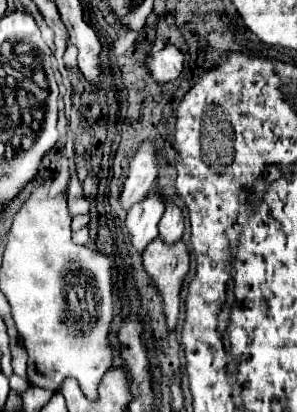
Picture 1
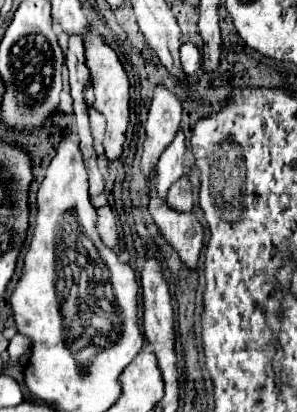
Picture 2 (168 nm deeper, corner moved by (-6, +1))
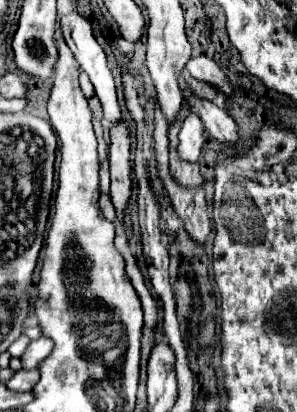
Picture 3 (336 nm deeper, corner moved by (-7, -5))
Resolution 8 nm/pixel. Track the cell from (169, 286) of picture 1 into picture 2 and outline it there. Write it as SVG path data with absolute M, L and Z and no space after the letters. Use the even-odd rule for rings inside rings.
M151 198L149 214L159 234L179 254L181 264L195 272L203 246L203 226L197 222L195 214L177 214L167 206L167 202L159 202L159 198Z

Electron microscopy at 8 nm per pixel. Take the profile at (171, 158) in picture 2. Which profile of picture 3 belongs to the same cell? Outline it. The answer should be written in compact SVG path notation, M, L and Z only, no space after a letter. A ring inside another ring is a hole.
M188 114L188 118L184 120L184 126L180 130L180 144L178 144L178 154L184 160L196 162L200 156L200 148L204 144L204 124L200 120L198 114Z

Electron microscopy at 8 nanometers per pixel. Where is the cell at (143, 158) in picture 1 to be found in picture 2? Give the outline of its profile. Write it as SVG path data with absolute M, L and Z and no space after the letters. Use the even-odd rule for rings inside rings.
M163 86L155 88L155 96L149 108L147 118L147 138L143 142L143 156L141 156L141 174L145 178L151 176L153 168L159 162L163 150L173 142L181 122L181 100L167 92Z

